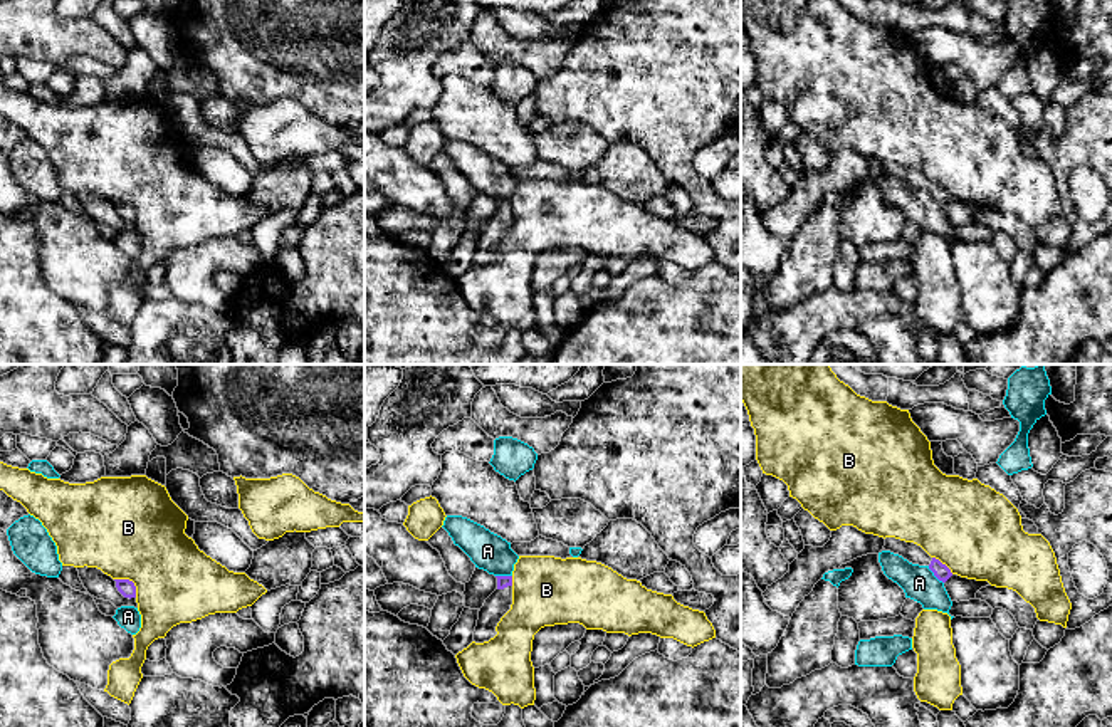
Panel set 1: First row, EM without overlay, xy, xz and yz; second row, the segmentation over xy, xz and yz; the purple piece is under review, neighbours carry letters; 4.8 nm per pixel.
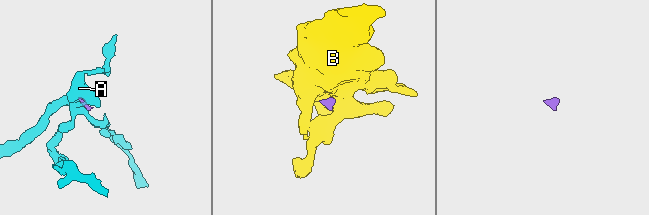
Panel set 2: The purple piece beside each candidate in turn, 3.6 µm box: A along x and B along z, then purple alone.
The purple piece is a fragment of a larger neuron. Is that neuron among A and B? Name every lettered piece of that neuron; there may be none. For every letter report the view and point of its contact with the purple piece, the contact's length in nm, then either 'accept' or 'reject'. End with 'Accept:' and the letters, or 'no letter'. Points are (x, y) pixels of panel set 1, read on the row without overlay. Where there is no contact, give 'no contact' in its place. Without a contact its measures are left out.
A: contact yz (934, 198); length 120 nm; reject
B: contact xy (131, 205); length 140 nm; reject
Accept: no letter

